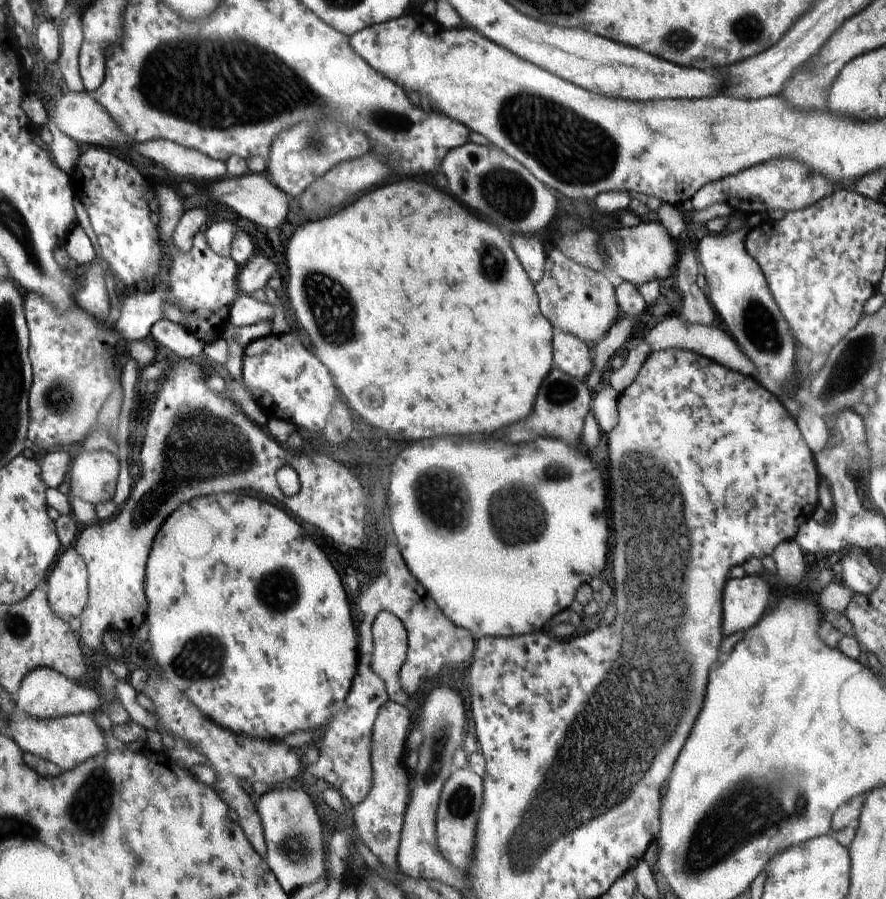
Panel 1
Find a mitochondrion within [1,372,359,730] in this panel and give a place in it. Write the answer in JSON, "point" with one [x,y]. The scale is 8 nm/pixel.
{"point":[189,664]}

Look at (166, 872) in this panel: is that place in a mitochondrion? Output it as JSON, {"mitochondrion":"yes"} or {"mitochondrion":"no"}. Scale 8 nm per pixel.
{"mitochondrion":"no"}

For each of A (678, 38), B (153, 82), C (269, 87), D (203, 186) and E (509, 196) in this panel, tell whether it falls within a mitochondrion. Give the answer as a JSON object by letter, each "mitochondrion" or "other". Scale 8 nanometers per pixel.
{"A":"mitochondrion","B":"mitochondrion","C":"mitochondrion","D":"other","E":"mitochondrion"}

